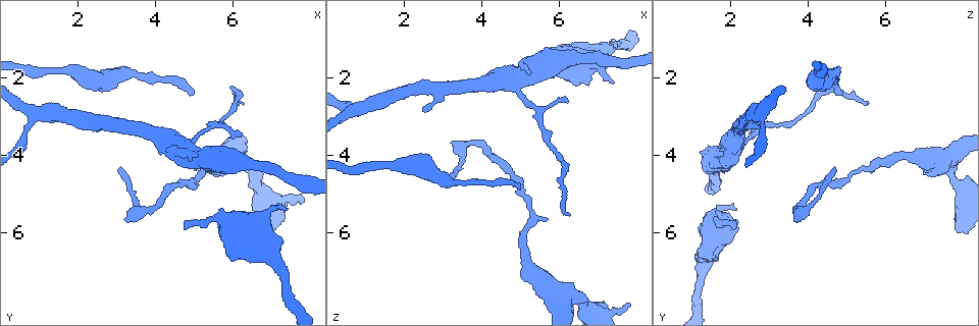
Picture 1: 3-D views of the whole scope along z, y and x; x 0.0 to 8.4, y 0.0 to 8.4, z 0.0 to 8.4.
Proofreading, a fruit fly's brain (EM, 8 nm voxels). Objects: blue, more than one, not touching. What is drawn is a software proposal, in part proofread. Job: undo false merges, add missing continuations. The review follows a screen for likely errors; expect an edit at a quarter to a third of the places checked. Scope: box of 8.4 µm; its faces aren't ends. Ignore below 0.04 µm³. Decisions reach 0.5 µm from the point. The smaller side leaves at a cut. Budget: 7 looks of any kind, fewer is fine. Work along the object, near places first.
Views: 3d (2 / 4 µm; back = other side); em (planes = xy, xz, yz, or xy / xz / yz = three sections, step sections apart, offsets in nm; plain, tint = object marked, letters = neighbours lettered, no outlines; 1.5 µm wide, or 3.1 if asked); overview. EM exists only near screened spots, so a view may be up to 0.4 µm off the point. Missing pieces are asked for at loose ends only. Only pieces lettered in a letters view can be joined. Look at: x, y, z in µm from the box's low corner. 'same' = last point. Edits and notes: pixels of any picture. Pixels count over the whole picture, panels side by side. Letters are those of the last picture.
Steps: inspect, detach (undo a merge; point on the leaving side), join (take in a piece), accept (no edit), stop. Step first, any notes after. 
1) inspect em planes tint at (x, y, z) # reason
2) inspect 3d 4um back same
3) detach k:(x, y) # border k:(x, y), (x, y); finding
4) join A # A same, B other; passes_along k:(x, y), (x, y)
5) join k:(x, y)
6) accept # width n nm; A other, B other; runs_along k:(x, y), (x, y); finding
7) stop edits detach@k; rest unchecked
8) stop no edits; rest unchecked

inspect 3d 2um at (2.50, 3.35, 2.85) # branch stops here

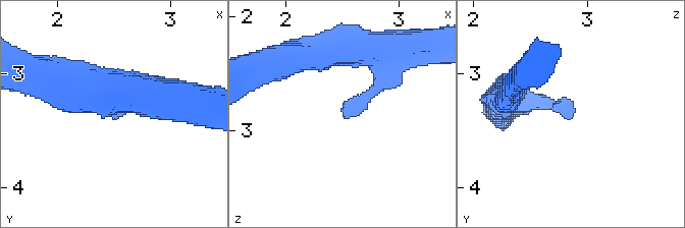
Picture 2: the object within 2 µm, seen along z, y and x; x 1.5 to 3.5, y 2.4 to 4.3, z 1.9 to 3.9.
inspect em planes plain at (2.46, 3.38, 2.80) # now the EM

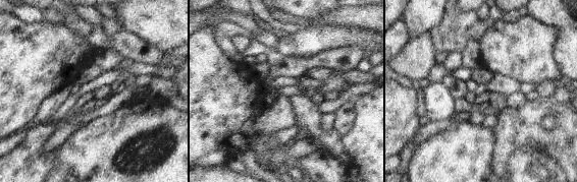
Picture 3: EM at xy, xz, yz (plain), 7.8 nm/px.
inspect em planes letters same # see the neighbours

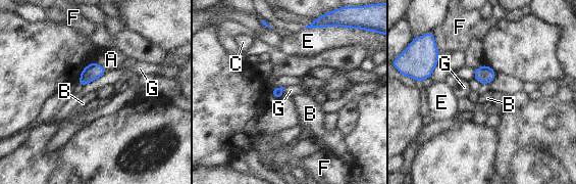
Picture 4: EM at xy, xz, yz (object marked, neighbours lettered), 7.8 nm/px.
accept # A other, B other, C other, E other, F other, G other; border 4:(107, 72), (79, 87); no lettered piece goes on from it

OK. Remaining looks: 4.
inspect em planes letters at (7.20, 6.90, 1.30) # calibre changes

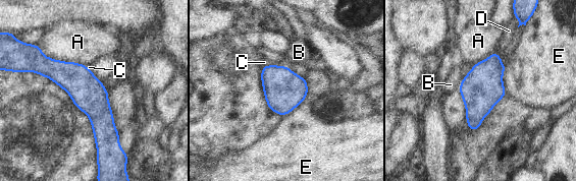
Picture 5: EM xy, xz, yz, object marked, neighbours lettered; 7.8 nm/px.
accept # A other, B other, C other, D other, E other; border 5:(506, 65), (503, 74), (505, 94); one cell here

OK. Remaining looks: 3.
inspect 3d 4um at (5.00, 2.45, 4.90) # long arm stops here

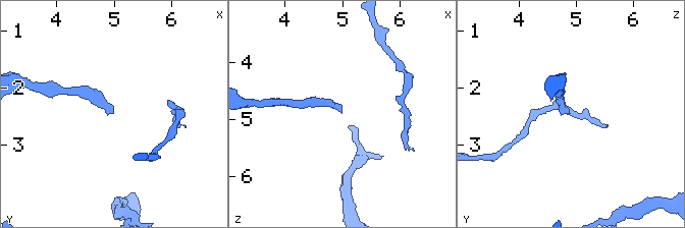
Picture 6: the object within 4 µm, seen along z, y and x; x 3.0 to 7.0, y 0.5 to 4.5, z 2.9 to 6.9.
inspect em planes plain at (5.00, 2.45, 4.85)

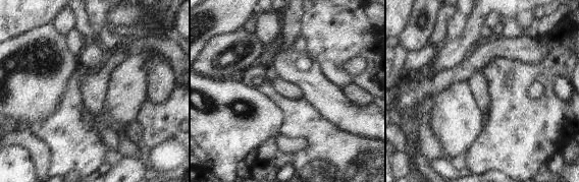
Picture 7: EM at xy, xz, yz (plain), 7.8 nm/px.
inspect em planes letters same

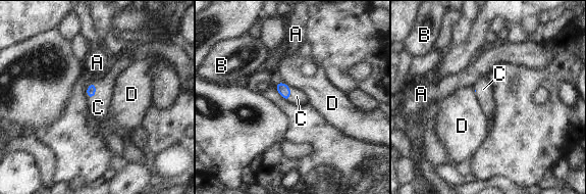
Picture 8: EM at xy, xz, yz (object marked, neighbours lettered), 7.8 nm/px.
join C # A other, B other, C same, D other; the cell continues

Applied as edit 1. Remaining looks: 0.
stop edits join@8; rest unchecked

